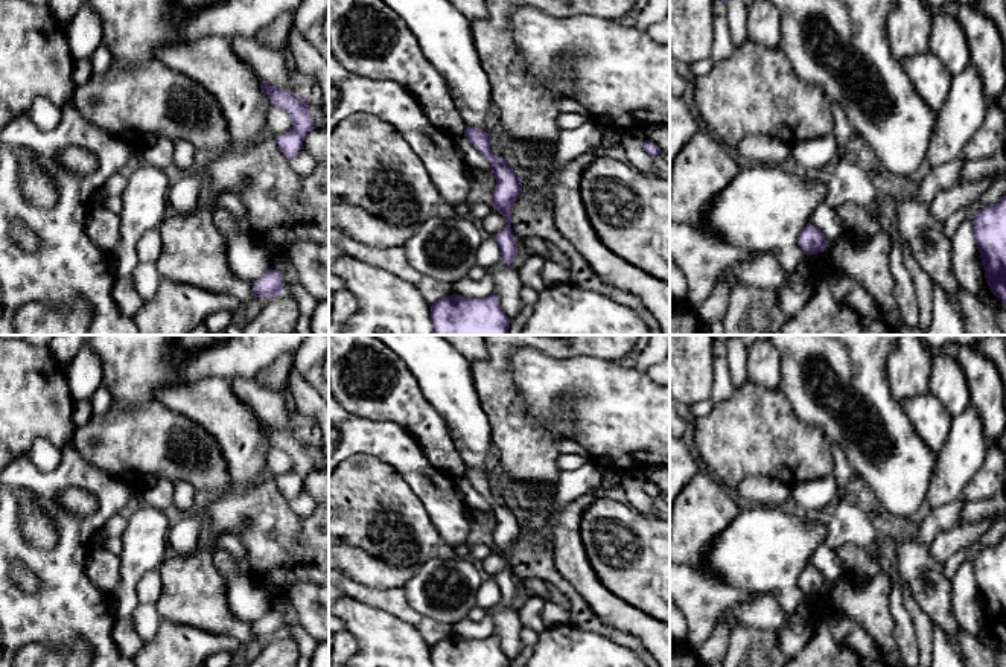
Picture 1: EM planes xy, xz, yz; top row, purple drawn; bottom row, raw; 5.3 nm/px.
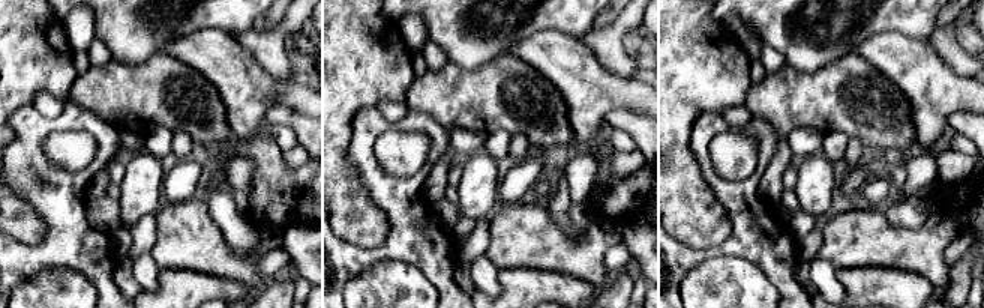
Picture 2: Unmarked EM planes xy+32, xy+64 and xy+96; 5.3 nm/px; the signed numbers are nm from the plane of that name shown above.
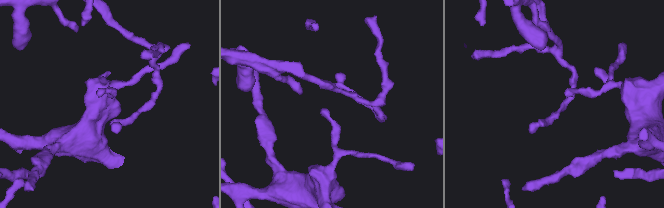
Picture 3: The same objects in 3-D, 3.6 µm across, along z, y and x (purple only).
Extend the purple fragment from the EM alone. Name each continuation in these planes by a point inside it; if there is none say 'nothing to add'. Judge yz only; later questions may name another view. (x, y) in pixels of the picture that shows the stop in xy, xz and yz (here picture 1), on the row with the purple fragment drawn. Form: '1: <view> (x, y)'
nothing to add

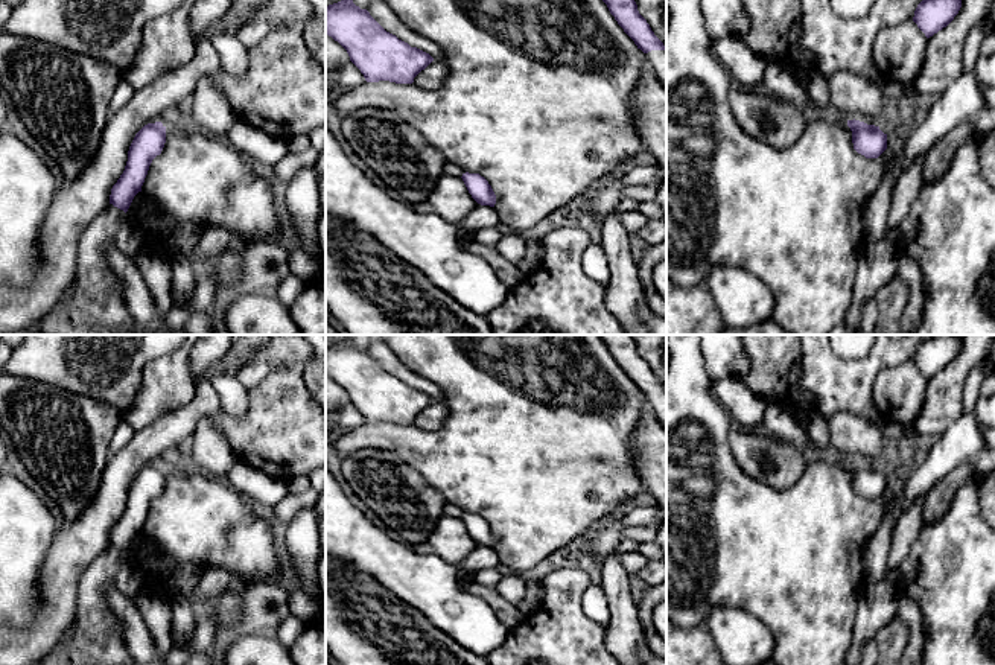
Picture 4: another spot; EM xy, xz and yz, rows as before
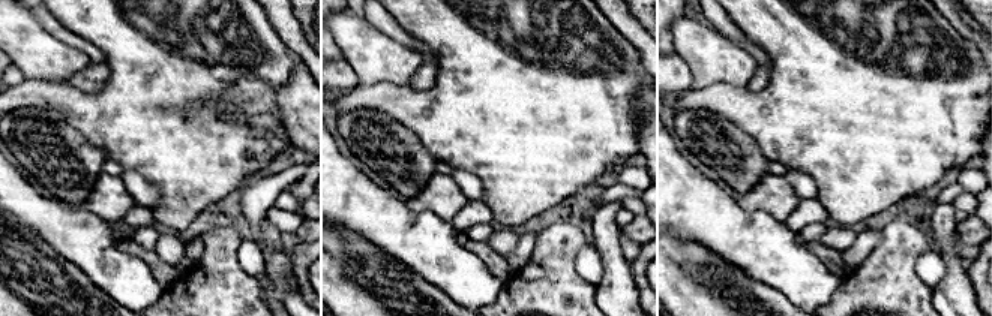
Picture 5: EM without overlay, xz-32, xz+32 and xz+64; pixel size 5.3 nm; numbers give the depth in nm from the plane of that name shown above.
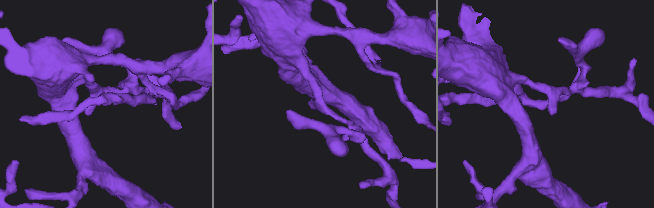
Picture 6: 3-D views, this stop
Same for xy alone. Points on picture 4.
nothing to add

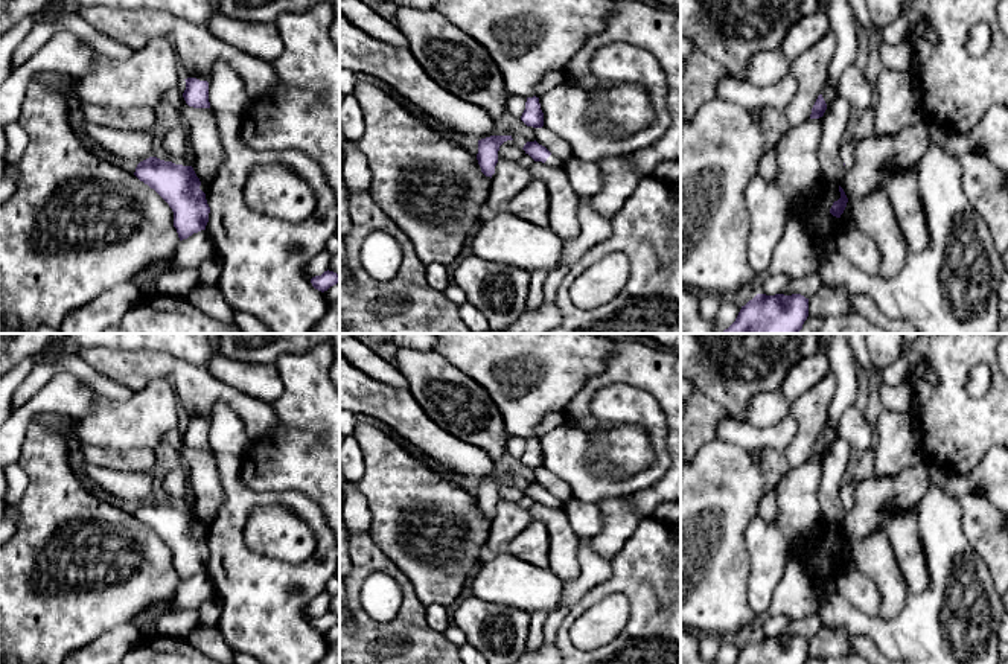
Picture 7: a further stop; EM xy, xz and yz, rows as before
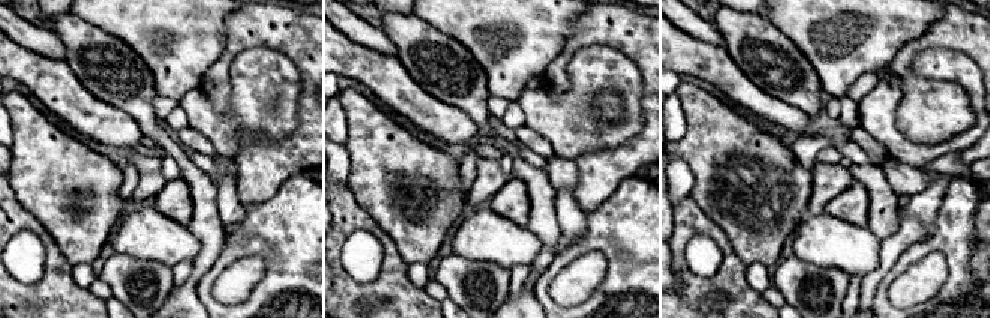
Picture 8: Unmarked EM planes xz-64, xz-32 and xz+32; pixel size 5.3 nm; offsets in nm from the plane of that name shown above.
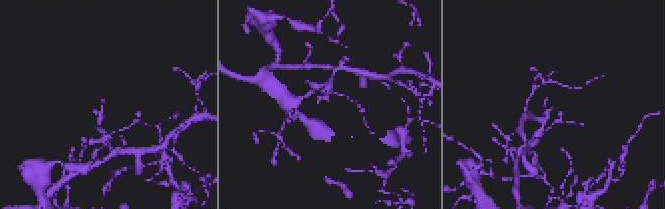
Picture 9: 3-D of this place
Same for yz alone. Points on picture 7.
nothing to add

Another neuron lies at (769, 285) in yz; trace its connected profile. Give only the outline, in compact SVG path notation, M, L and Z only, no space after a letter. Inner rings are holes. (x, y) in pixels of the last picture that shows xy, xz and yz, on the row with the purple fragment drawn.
M764 274L758 280L758 294L766 294L766 295L775 295L781 294L789 283L792 283L795 279L789 276L769 276Z

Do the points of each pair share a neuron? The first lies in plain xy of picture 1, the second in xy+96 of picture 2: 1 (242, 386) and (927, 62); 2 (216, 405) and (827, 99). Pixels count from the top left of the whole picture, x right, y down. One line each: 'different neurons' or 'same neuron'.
1: different neurons
2: different neurons

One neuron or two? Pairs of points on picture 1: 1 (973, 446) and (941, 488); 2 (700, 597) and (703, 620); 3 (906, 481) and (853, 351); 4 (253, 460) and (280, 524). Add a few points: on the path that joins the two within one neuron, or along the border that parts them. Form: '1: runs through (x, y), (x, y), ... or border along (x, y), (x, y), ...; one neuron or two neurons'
1: runs through (962, 457), (950, 477); one neuron
2: runs through (702, 603), (702, 614); one neuron
3: runs through (898, 449), (898, 442), (881, 413), (856, 382); one neuron
4: border along (267, 472), (247, 488), (233, 488); two neurons

